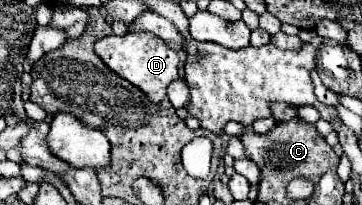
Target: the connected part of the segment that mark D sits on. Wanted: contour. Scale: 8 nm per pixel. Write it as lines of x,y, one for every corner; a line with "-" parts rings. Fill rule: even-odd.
125,33
125,35
109,35
95,43
95,53
101,61
113,69
117,75
137,85
153,103
161,103
167,99
165,89
179,77
179,55
173,51
163,39
157,39
149,33

